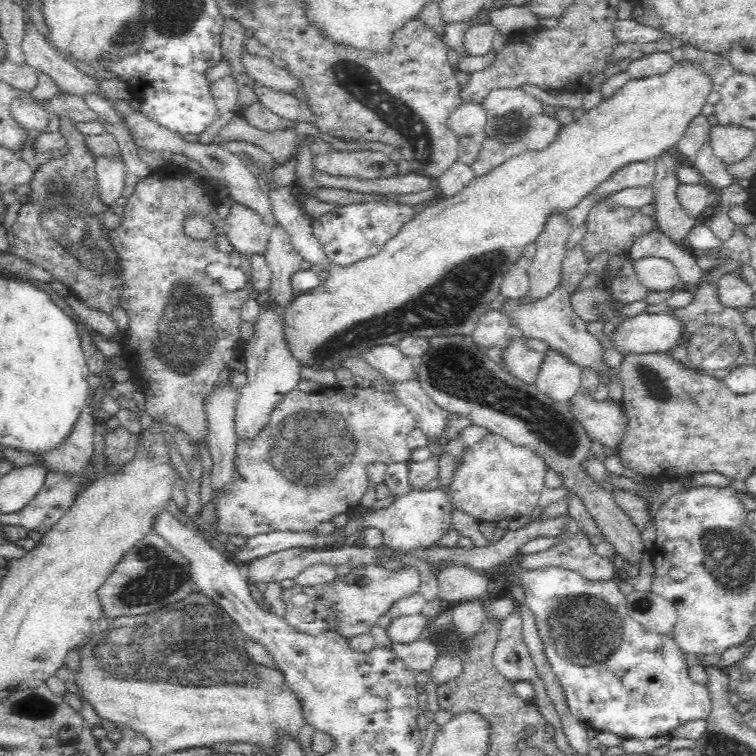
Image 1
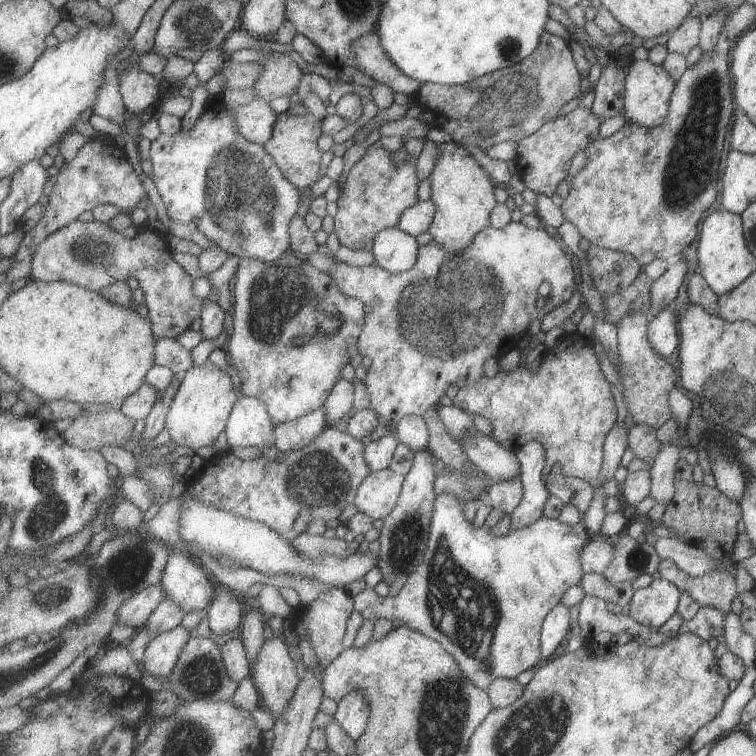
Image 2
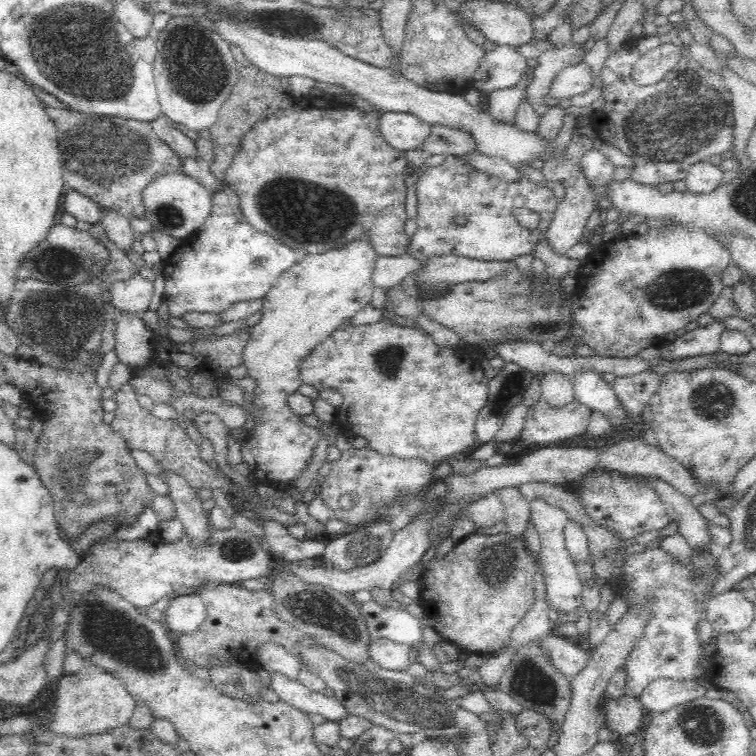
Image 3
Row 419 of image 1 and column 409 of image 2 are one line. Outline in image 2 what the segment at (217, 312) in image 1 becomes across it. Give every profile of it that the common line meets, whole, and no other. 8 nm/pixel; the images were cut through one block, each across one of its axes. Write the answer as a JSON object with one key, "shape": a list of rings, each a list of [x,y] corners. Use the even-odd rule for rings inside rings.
{"shape":[[[381,142],[369,145],[345,178],[343,192],[337,200],[338,212],[334,217],[333,231],[340,244],[347,248],[372,251],[377,234],[385,228],[397,227],[405,210],[419,202],[418,158],[407,154],[399,166],[393,162],[391,153]]]}

